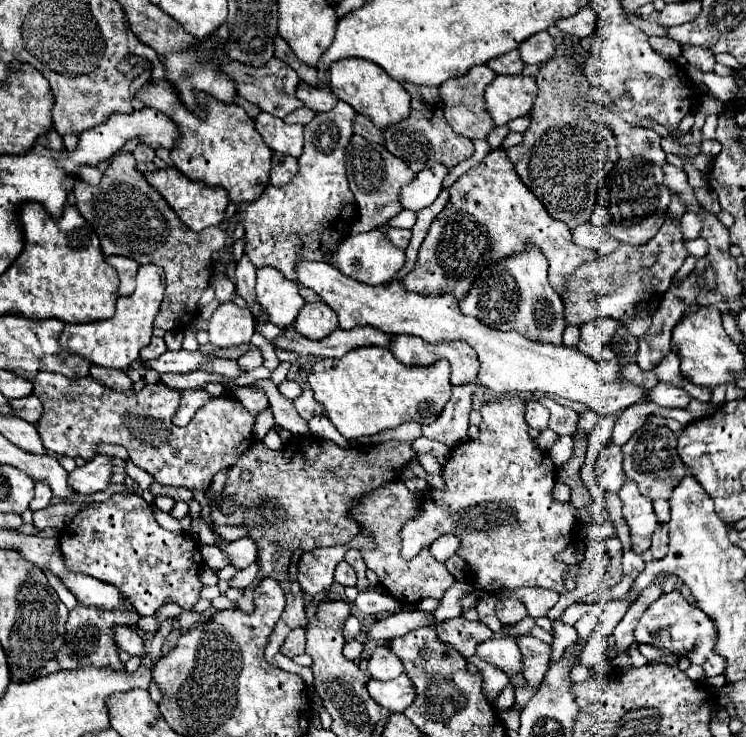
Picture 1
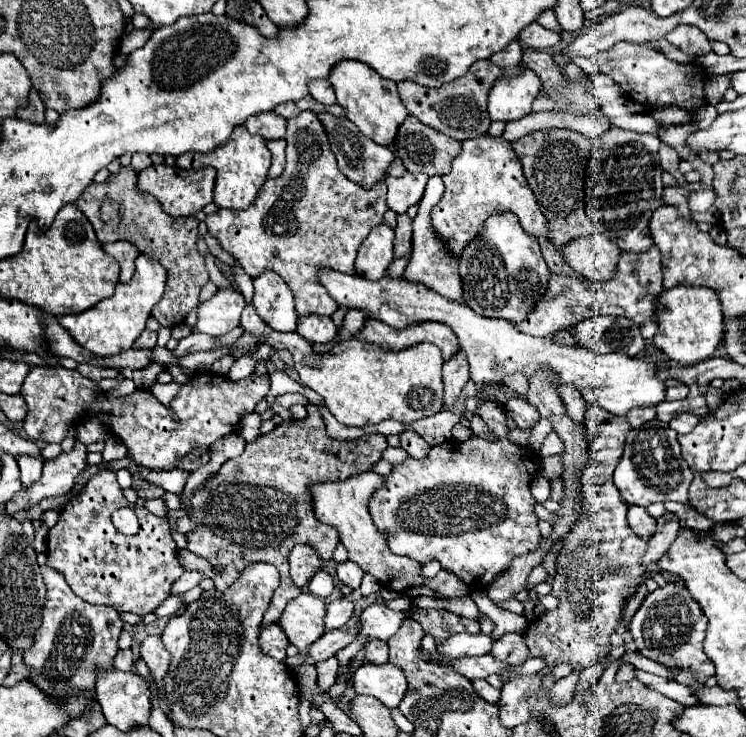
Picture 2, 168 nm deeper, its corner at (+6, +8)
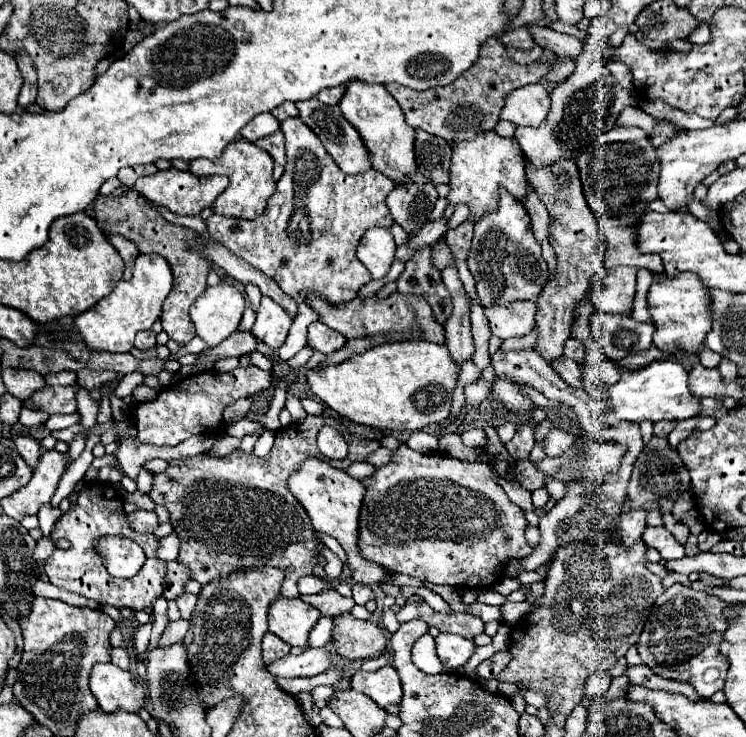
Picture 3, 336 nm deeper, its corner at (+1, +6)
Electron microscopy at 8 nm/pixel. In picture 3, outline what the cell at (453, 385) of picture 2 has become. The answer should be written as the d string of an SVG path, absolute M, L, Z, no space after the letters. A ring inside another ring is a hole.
M455 263L447 265L441 271L441 277L453 299L453 313L445 323L445 345L449 347L455 363L461 365L463 361L469 361L471 355L475 353L475 345L471 343L471 323L469 323L471 299L457 275Z

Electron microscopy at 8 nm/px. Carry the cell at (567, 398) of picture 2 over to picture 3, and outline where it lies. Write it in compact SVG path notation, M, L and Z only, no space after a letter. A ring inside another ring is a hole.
M555 359L555 363L551 363L551 367L561 375L561 379L571 385L571 387L583 387L583 377L581 377L581 369L579 363L575 363L573 359Z

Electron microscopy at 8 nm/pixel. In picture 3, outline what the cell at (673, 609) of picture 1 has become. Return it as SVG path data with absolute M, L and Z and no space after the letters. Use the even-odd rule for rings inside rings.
M675 583L663 593L663 597L657 599L639 637L637 651L643 663L663 679L691 683L693 689L705 699L721 691L729 669L729 659L719 651L727 629L727 617L723 615L727 607L729 605L725 601L707 591L695 591Z

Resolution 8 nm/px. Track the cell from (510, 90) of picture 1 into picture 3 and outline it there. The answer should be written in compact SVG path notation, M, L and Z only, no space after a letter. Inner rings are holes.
M541 83L525 85L507 95L505 107L501 111L501 119L511 121L515 125L539 127L549 107L551 107L549 93Z

